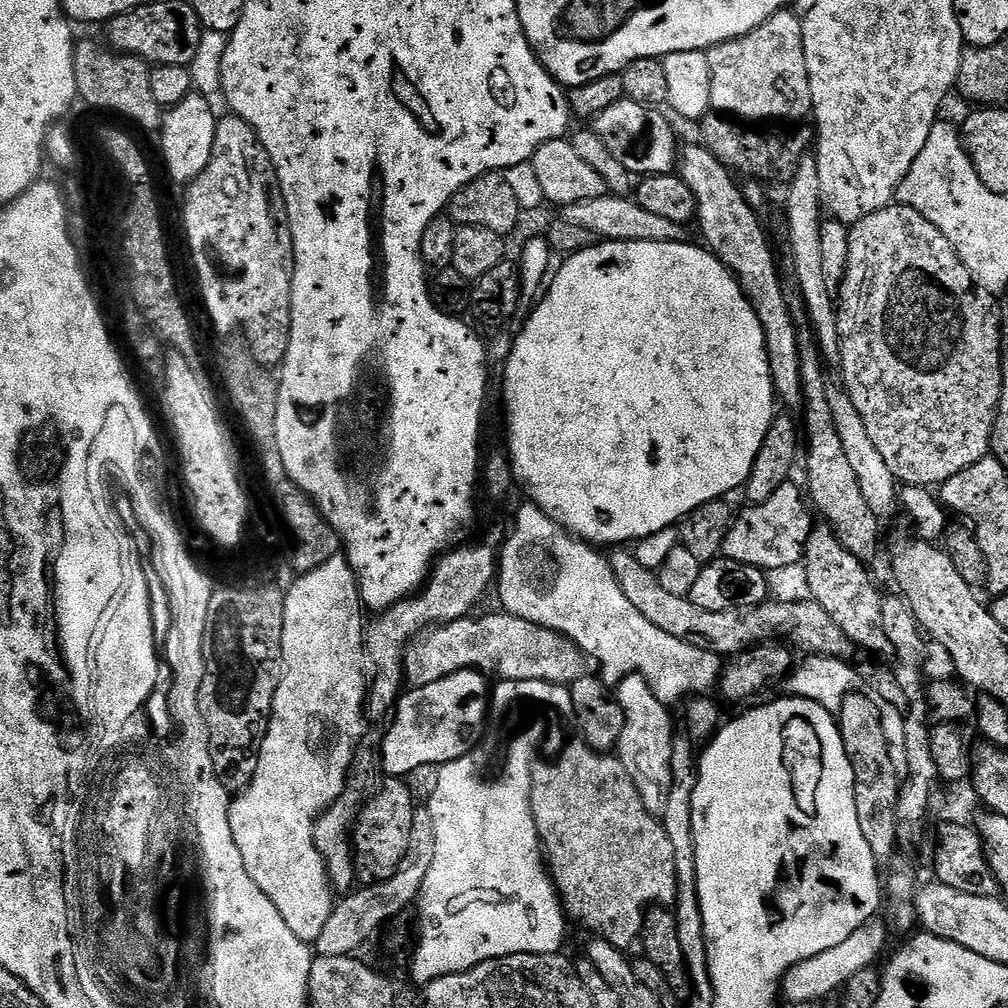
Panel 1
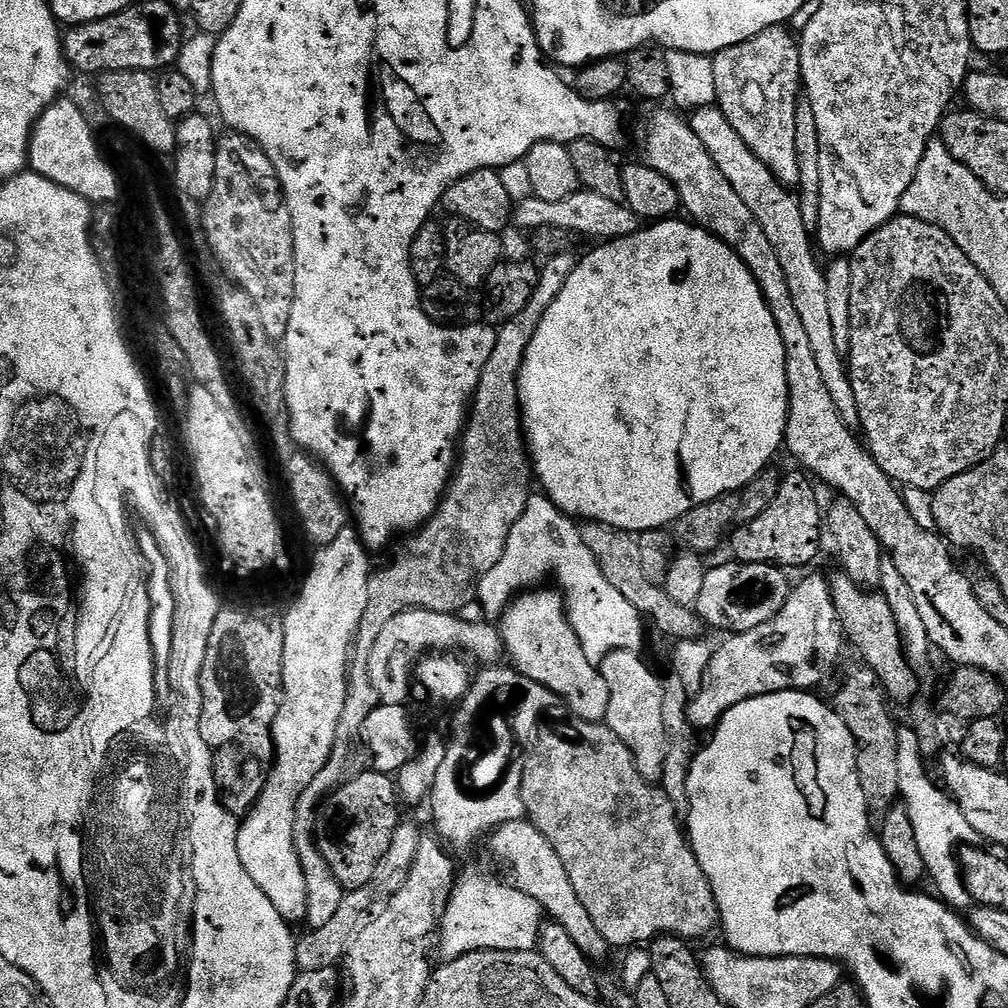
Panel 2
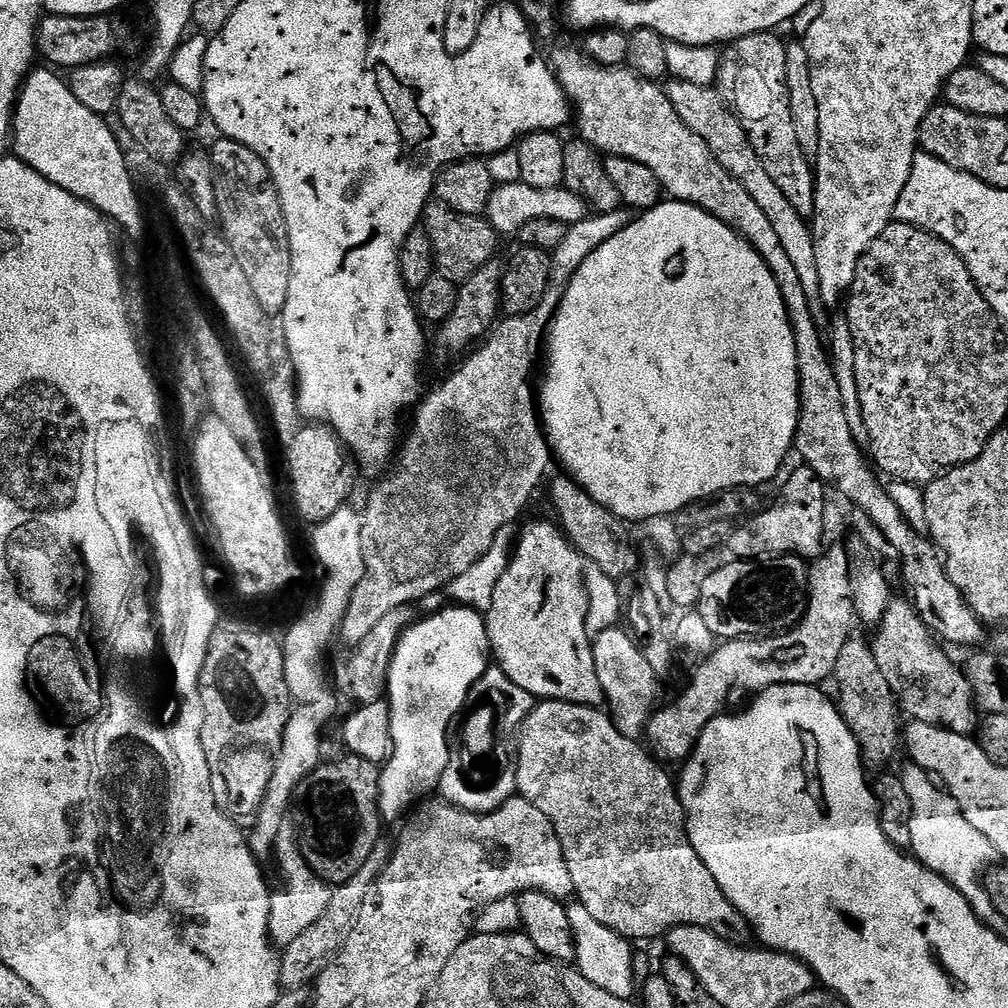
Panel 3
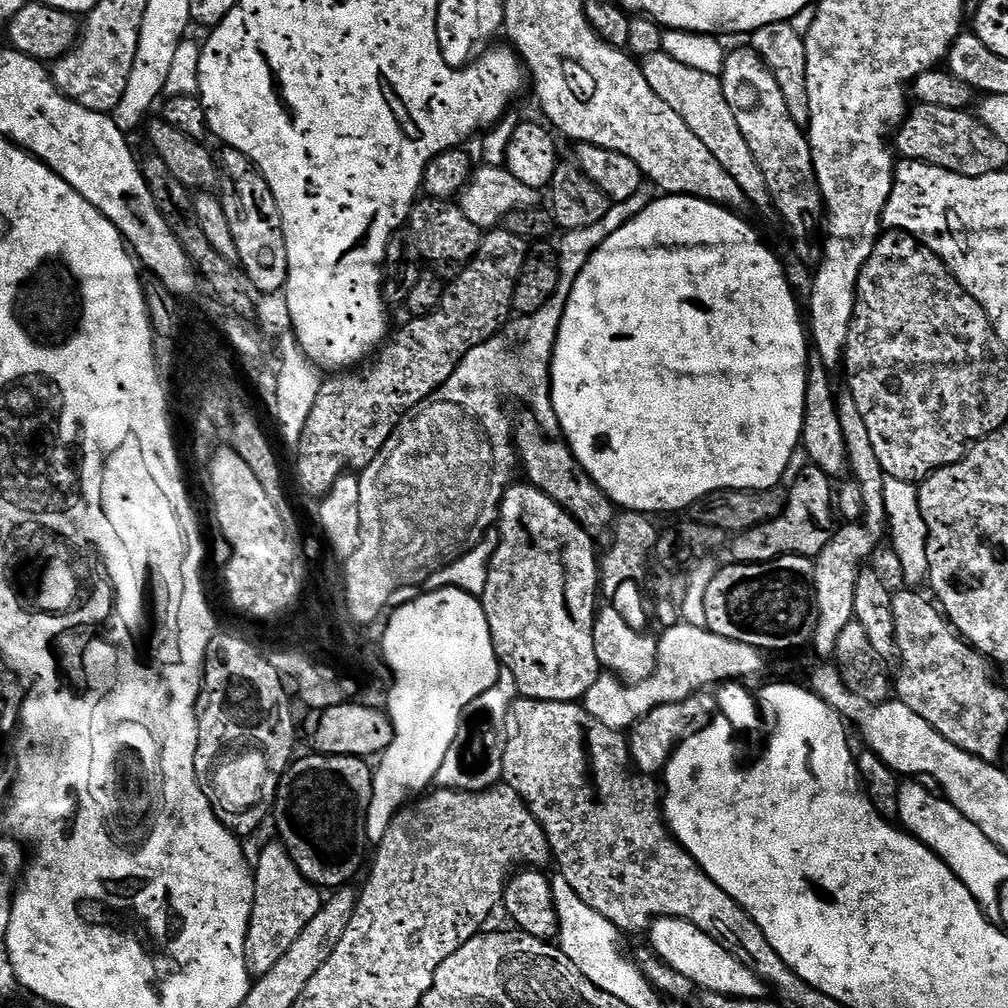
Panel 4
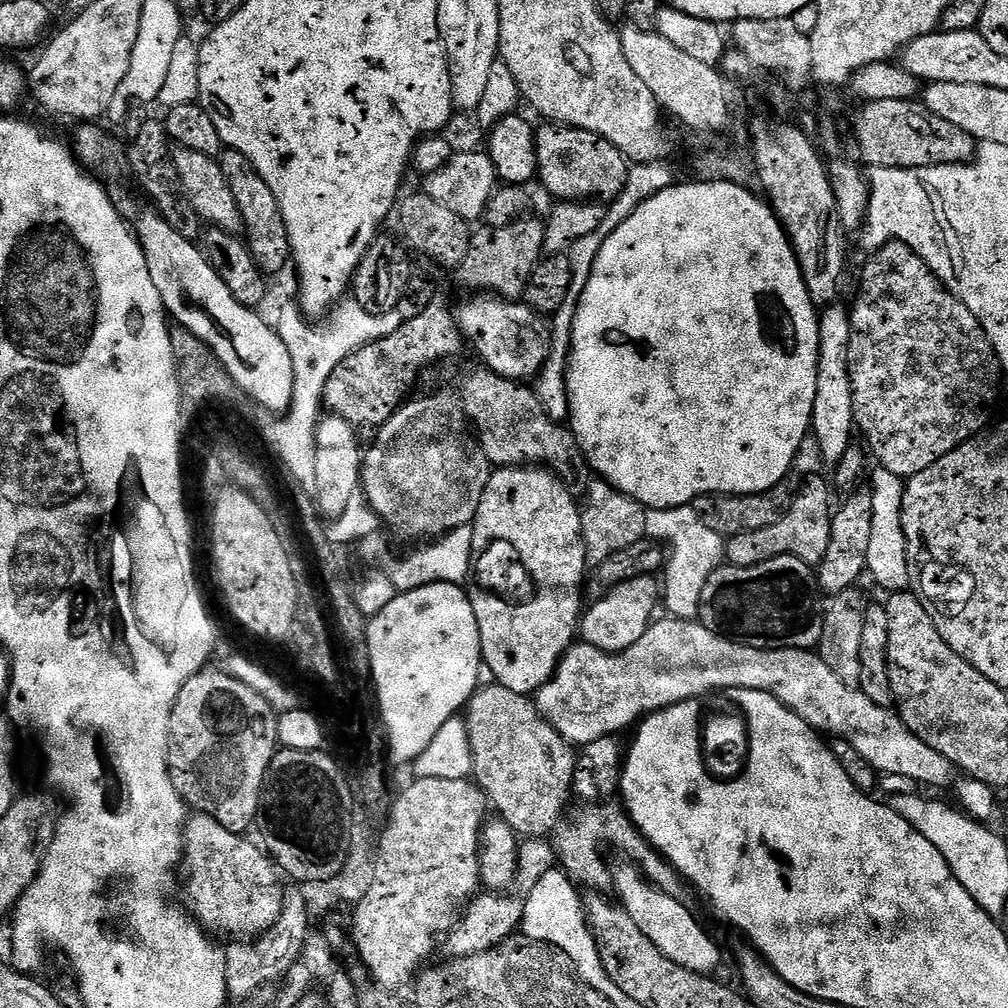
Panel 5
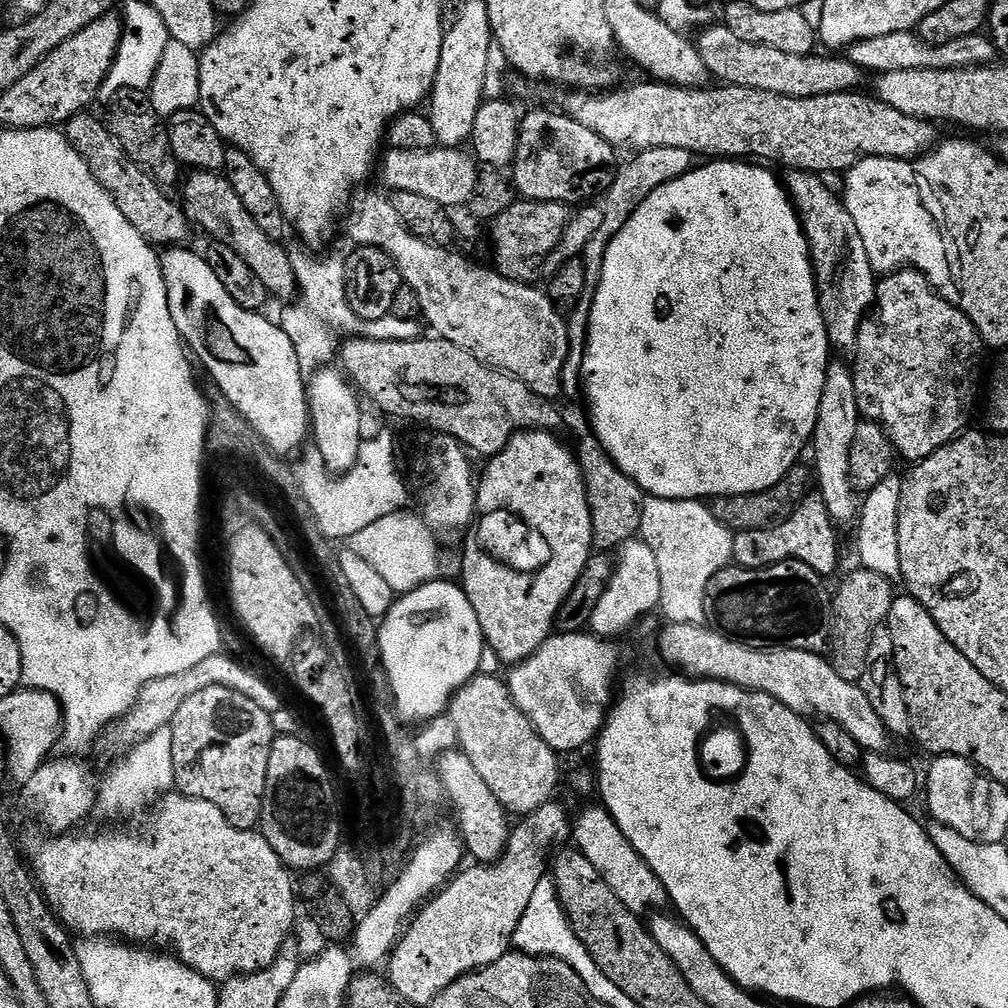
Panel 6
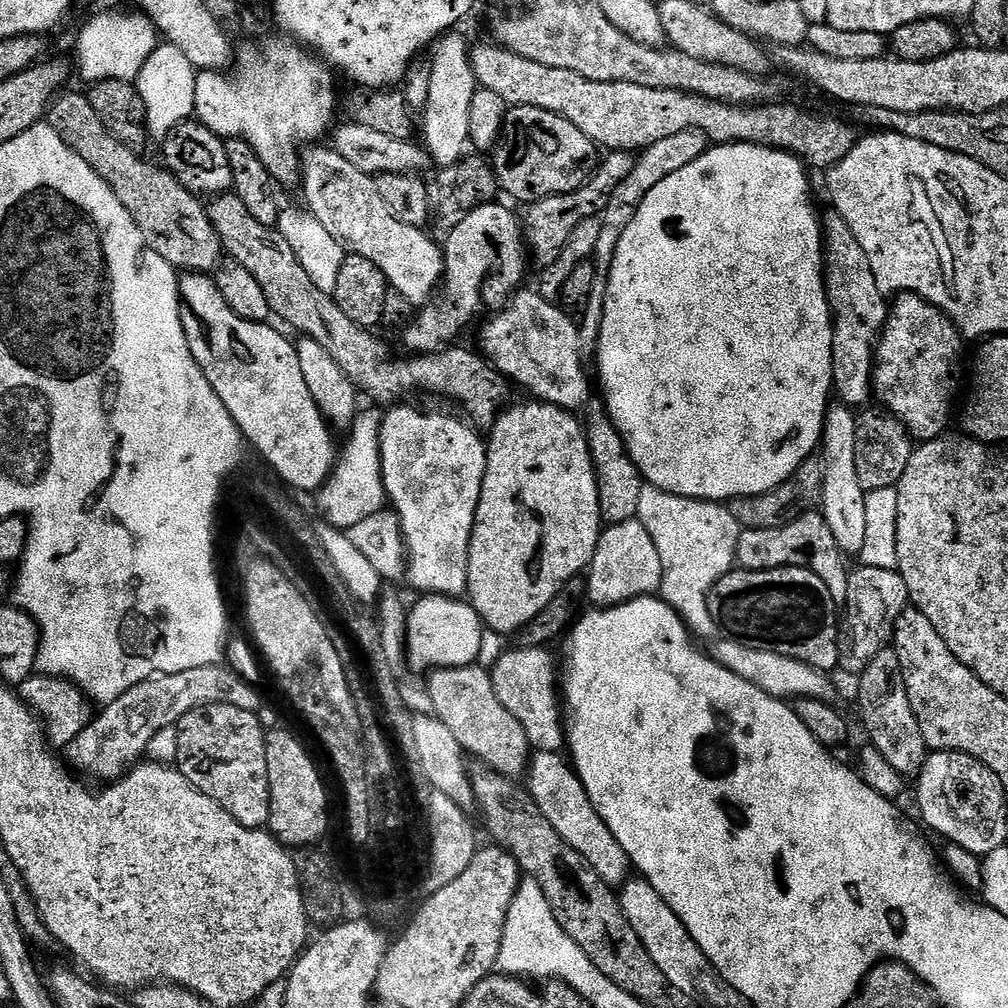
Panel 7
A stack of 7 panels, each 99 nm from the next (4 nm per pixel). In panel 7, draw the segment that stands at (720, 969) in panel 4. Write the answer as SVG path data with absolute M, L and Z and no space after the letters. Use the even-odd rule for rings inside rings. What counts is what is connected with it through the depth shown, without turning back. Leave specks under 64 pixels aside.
M536 752L531 757L526 769L526 787L538 810L542 810L546 822L550 822L550 826L558 830L560 837L574 846L574 850L578 850L578 854L582 854L582 858L586 858L586 862L594 866L594 870L598 870L606 883L620 886L629 879L630 861L626 850L618 846L618 838L610 834L610 826L606 826L598 810L594 810L580 776L560 752Z

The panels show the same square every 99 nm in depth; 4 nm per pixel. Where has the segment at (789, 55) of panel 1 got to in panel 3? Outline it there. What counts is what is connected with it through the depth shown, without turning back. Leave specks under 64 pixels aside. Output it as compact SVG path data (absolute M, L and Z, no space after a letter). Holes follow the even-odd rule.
M755 32L749 36L743 36L741 40L731 41L720 52L720 69L715 87L718 89L720 97L732 109L733 114L739 118L740 124L746 130L748 139L752 141L762 166L766 166L766 174L770 174L770 178L774 178L778 190L782 190L782 194L786 194L790 206L794 206L794 210L798 210L800 216L808 218L816 211L816 178L813 165L804 156L801 147L798 146L797 135L794 134L793 119L790 118L785 47L785 43L781 43L776 34L772 32Z

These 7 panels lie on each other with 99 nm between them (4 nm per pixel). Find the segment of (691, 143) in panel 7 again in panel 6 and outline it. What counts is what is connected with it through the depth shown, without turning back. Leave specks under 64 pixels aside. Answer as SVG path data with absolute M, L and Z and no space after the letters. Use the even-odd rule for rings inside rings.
M662 146L658 150L646 150L637 152L631 158L619 165L616 170L614 182L608 187L608 191L602 200L604 217L602 227L594 233L594 238L586 242L586 250L583 254L584 265L586 266L586 290L582 290L582 298L578 298L578 306L574 306L572 312L567 313L568 321L568 357L566 358L566 369L579 370L586 354L586 342L588 341L588 327L590 326L590 310L594 302L594 294L600 285L602 278L602 262L606 258L606 250L612 239L630 222L634 210L658 190L658 186L666 186L666 182L674 182L682 178L694 167L694 153L690 150L678 150L674 146Z

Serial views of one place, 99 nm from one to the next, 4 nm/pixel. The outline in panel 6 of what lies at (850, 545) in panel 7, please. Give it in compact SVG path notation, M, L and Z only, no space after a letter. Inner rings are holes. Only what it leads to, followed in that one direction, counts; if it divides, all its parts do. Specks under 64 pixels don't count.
M829 363L826 374L826 386L822 394L822 402L818 406L818 422L812 435L810 452L816 455L814 467L814 484L818 494L826 502L826 510L830 518L840 526L857 519L861 501L850 482L850 448L854 446L854 434L858 434L858 426L862 422L858 394L854 386L852 368L849 365Z

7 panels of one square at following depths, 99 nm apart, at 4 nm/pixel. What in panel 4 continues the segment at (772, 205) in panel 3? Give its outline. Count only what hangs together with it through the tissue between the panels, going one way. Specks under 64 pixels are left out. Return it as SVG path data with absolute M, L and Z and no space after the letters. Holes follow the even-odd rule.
M663 50L643 57L642 67L646 74L646 82L650 82L650 90L694 130L694 135L706 145L706 150L718 158L722 170L742 186L749 205L754 209L772 208L772 195L766 186L766 174L762 174L762 166L754 159L750 145L746 143L746 134L738 126L738 118L734 118L734 110L730 110L730 102L726 102L726 94L722 90L719 76L702 74L702 70L693 70L690 66L682 66L675 58L670 58Z

